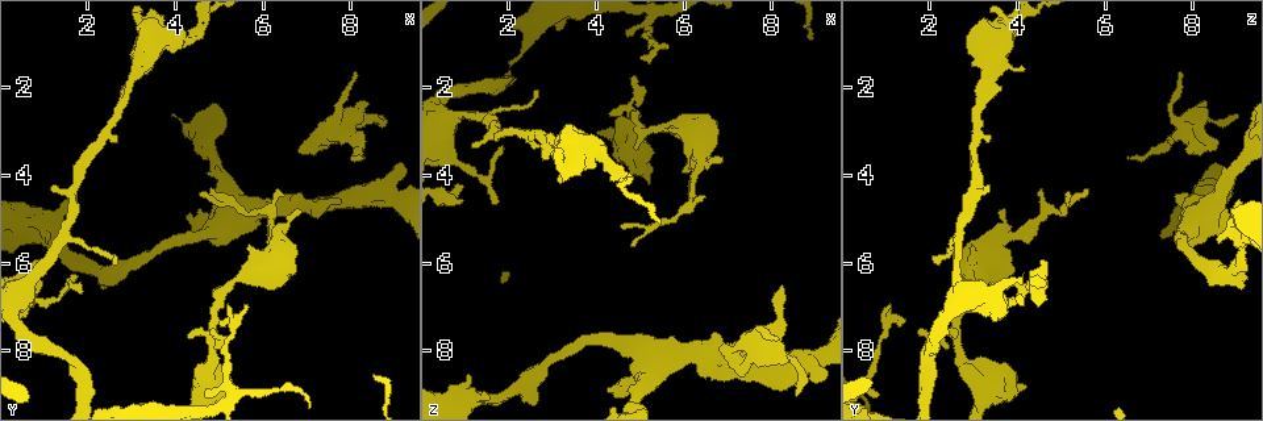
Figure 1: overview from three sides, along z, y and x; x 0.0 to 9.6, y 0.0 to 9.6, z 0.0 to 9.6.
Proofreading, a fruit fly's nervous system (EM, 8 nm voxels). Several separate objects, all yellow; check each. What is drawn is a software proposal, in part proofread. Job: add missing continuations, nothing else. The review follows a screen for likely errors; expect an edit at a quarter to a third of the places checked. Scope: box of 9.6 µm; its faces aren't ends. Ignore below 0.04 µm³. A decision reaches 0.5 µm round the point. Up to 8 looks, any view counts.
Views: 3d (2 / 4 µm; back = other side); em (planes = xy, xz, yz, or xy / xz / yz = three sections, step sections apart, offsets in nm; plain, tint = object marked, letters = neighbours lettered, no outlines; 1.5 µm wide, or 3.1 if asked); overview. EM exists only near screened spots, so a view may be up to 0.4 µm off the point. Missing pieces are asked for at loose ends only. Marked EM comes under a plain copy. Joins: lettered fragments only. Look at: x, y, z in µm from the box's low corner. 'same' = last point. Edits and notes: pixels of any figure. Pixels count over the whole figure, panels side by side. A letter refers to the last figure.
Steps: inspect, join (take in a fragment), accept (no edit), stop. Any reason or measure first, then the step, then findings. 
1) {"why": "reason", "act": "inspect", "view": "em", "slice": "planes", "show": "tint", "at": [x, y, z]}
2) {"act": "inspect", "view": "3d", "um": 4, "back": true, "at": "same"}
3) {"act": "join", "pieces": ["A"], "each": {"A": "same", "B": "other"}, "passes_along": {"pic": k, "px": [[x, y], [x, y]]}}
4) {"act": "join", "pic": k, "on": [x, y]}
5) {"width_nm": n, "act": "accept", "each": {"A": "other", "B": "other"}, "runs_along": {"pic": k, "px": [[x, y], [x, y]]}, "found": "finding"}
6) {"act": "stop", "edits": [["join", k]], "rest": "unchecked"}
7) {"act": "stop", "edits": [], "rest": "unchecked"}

{"why": "an open end", "act": "inspect", "view": "em", "slice": "xz", "step": 4, "show": "letters", "at": [4.70, 8.90, 0.85]}

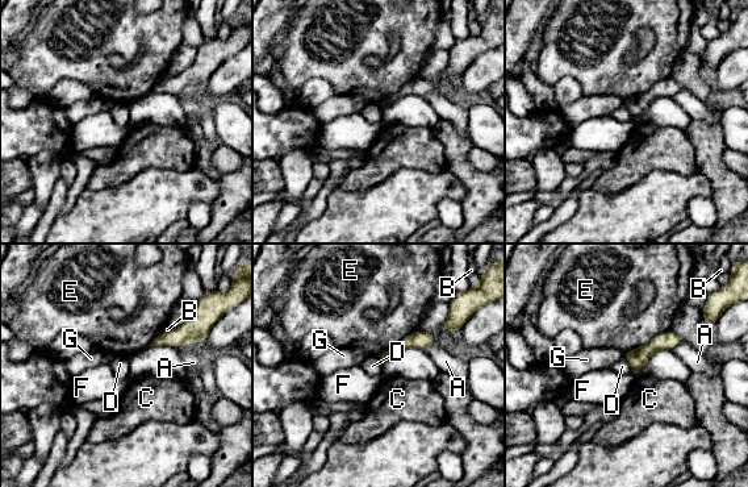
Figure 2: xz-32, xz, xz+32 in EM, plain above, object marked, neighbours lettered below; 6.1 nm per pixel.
{"why": "cut it another way", "act": "inspect", "view": "em", "slice": "planes", "show": "letters", "at": "same"}

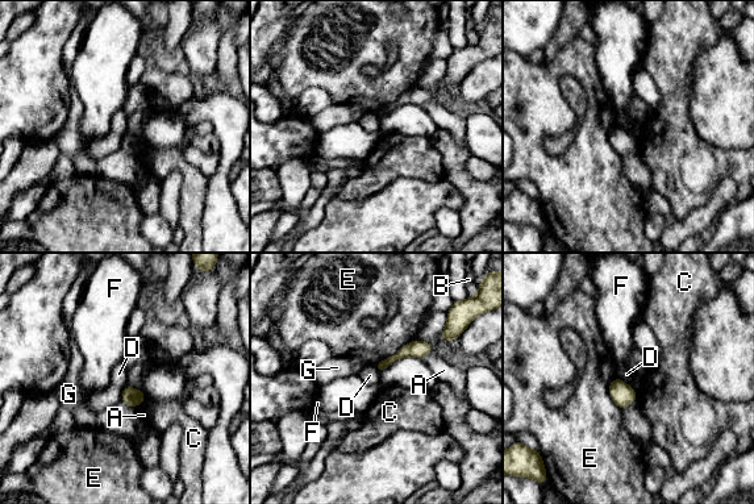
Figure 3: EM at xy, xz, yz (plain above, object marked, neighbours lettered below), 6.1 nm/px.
{"act": "accept", "each": {"A": "other", "B": "other", "C": "other", "D": "other", "E": "other", "F": "other", "G": "other"}, "runs_along": {"pic": 3, "px": [[429, 348], [407, 350], [379, 366]]}, "found": "no lettered fragment goes on from it"}

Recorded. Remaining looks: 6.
{"why": "an open end", "act": "inspect", "view": "em", "slice": "planes", "show": "letters", "at": [1.00, 5.60, 8.60]}

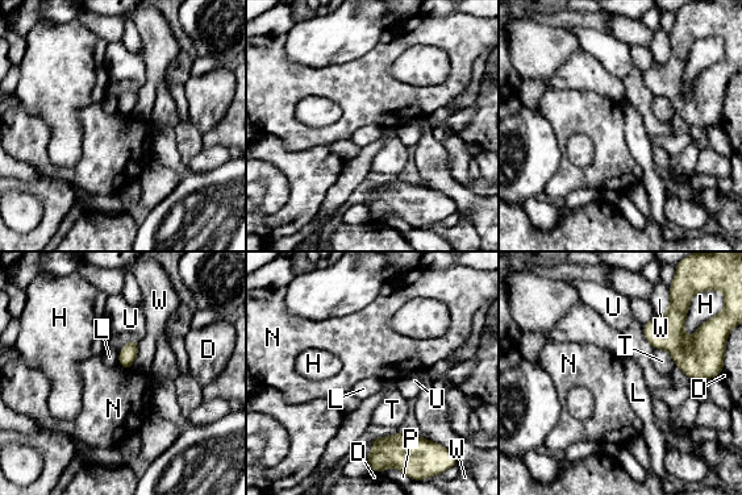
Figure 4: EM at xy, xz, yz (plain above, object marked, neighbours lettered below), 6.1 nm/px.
{"act": "accept", "each": {"D": "other", "H": "other", "L": "other", "N": "other", "P": "other", "T": "other", "U": "other", "W": "other"}, "border": {"pic": 4, "px": [[119, 362], [129, 370]]}, "found": "none of them fits"}

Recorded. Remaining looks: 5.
{"why": "thin end", "act": "inspect", "view": "3d", "um": 2, "back": true, "at": [4.80, 4.40, 5.70]}

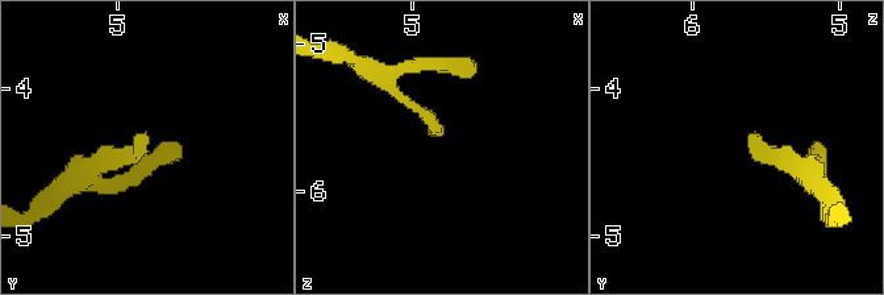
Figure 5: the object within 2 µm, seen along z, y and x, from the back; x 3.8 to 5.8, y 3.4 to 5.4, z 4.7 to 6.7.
{"act": "inspect", "view": "em", "slice": "xz", "step": 4, "show": "tint", "at": [4.84, 4.34, 5.62]}

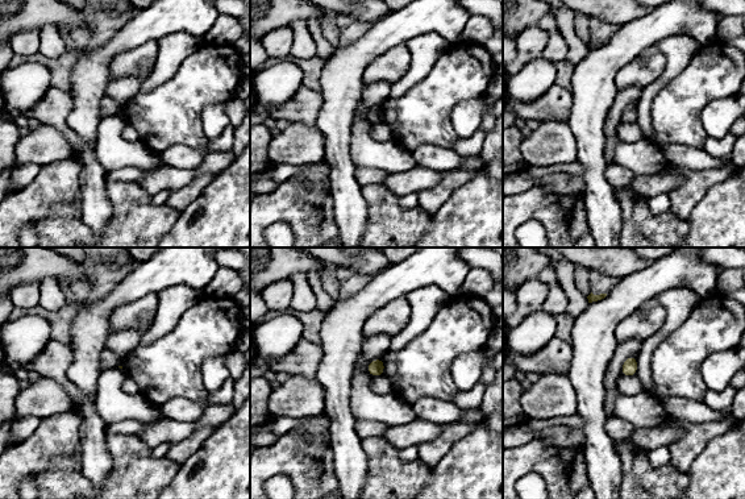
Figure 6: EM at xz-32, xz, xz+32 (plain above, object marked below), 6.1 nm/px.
{"why": "another direction", "act": "inspect", "view": "em", "slice": "planes", "show": "letters", "at": "same"}

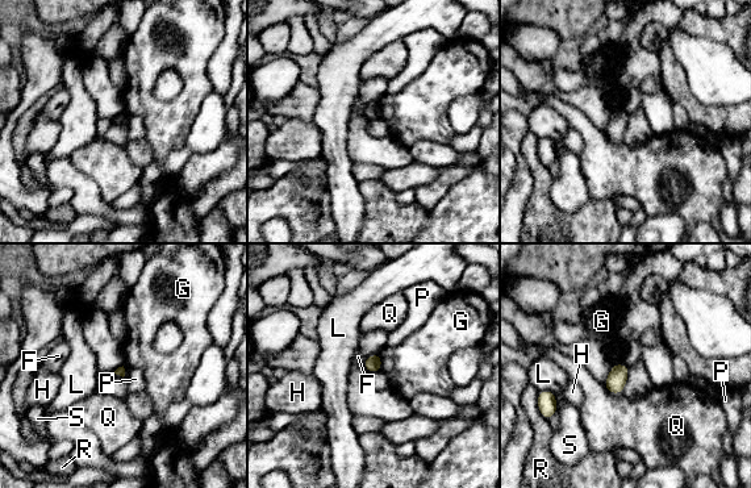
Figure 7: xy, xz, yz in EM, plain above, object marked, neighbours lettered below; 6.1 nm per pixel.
{"longest_contact_nm": ["Q", 140], "act": "accept", "each": {"F": "other", "G": "other", "H": "other", "L": "other", "P": "other", "Q": "other", "R": "other", "S": "other"}, "border": {"pic": 7, "px": [[613, 363], [620, 365]]}, "found": "no lettered fragment goes on from it"}

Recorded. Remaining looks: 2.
{"act": "stop", "edits": [], "rest": "unchecked"}

